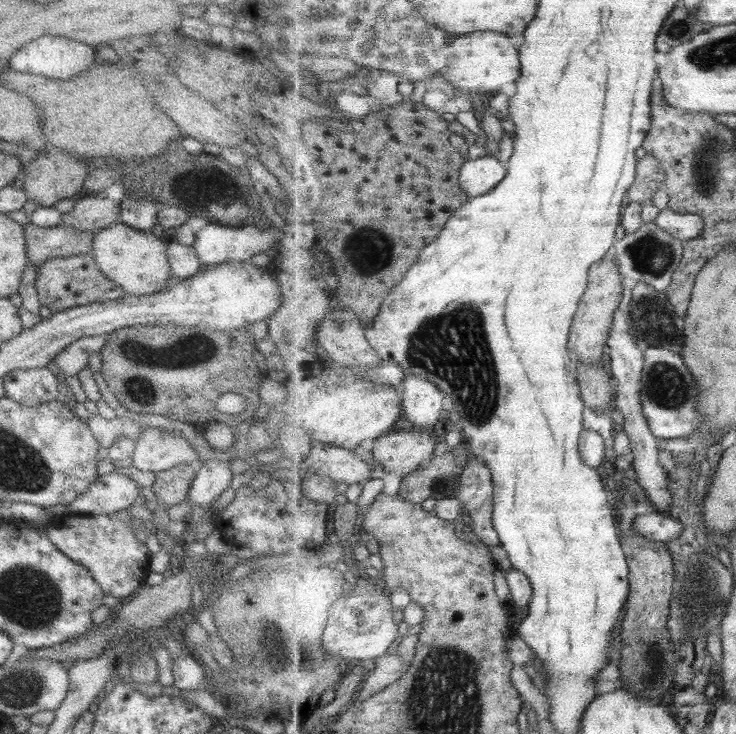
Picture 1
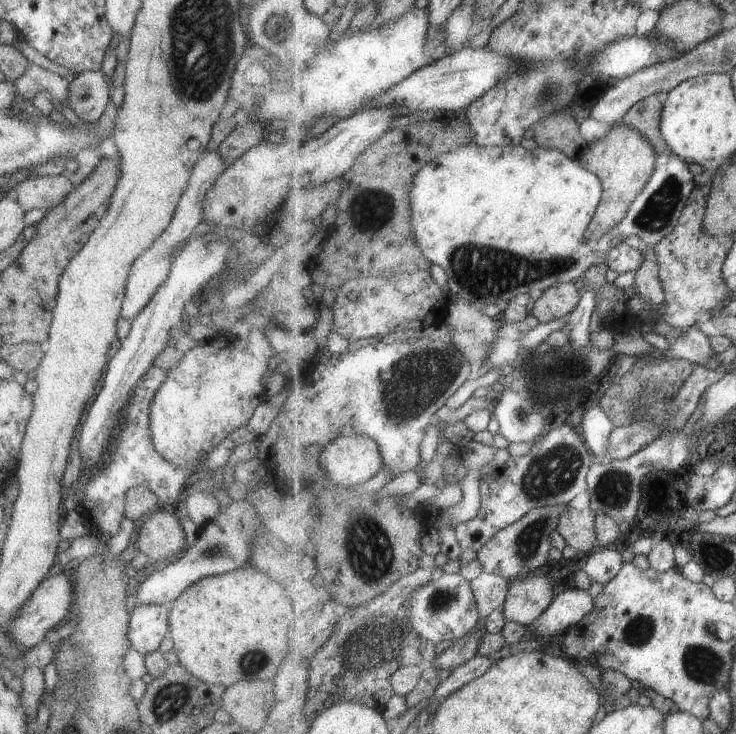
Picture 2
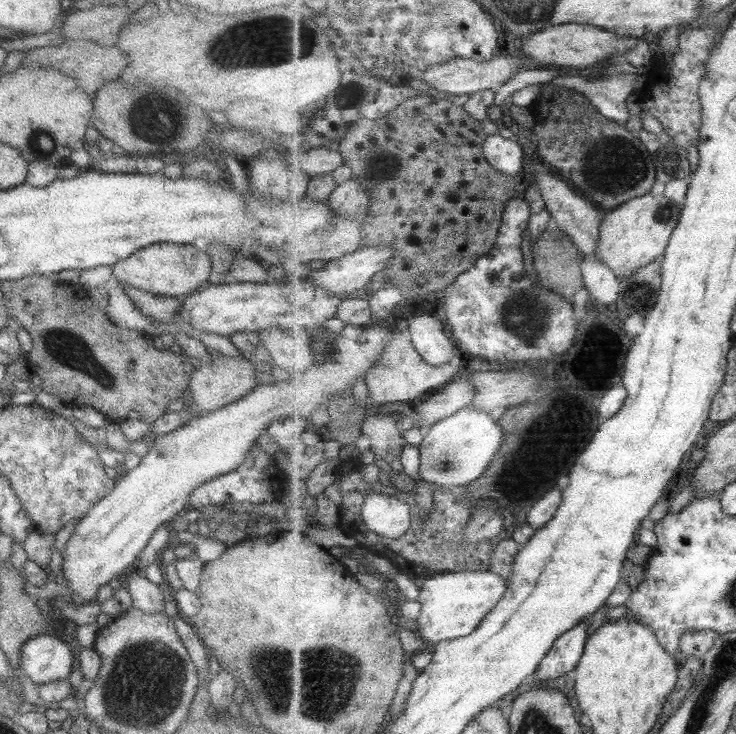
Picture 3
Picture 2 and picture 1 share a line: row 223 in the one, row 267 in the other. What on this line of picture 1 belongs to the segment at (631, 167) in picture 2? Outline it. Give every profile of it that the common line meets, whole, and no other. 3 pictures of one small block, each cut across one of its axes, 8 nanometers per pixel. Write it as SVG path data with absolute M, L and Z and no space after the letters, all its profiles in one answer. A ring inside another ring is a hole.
M611 257L604 262L597 262L590 269L589 288L583 294L570 334L571 352L576 352L579 360L585 363L597 365L605 354L605 346L608 346L607 340L613 326L613 314L617 312L623 296L623 277L619 273L618 264L612 262Z

